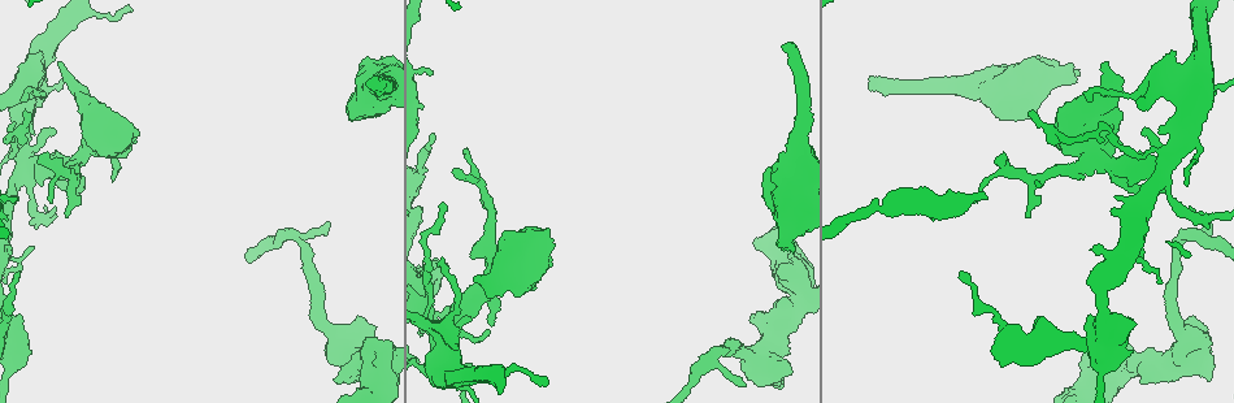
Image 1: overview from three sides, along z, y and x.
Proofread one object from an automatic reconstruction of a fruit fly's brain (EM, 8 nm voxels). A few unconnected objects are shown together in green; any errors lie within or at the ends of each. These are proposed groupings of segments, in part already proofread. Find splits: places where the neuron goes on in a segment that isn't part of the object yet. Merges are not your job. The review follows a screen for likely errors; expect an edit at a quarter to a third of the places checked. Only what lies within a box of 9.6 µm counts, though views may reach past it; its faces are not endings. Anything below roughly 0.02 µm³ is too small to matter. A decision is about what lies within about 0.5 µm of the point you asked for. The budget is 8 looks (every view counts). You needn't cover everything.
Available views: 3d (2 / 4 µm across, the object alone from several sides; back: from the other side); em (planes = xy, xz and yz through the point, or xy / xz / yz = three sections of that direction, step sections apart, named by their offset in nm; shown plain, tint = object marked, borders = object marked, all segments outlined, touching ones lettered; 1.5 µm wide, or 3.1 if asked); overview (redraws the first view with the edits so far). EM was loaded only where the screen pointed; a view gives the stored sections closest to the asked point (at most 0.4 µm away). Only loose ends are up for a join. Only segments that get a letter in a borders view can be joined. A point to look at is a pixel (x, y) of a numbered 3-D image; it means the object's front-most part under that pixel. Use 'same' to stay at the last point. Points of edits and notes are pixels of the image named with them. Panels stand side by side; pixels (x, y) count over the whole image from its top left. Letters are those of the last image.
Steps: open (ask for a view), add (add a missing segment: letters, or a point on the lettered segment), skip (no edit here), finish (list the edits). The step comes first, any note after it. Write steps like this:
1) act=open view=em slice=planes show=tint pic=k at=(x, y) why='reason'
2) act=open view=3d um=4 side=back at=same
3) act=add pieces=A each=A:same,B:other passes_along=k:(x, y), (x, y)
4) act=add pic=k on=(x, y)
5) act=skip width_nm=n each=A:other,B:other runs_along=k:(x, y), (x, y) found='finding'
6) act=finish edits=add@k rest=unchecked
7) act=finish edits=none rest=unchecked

act=open view=3d um=4 pic=1 at=(548, 229) why='free end'

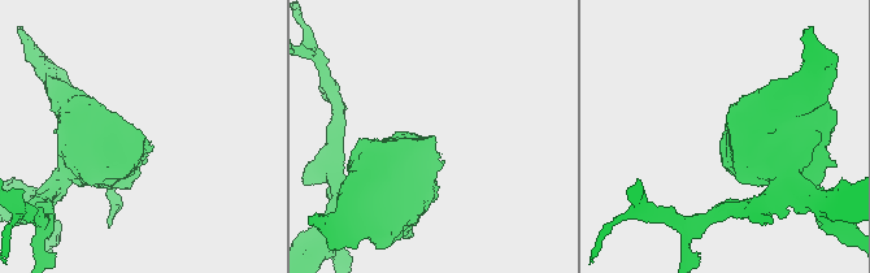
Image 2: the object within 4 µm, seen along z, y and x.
act=open view=em slice=planes show=borders pic=2 at=(142, 138)

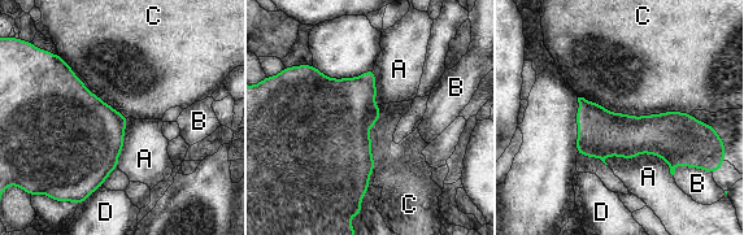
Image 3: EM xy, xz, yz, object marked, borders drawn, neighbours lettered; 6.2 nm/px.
act=skip each=A:other,B:other,C:other,D:other border=3:(579, 96), (634, 116), (690, 113) found='none of them fits'

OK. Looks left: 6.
act=open view=em slice=planes show=borders pic=1 at=(1211, 380) why='free end'

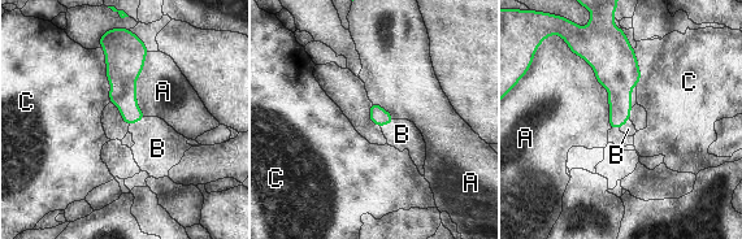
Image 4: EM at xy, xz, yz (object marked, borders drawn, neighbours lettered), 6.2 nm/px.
act=add pieces=B each=A:other,B:same,C:other passes_along=4:(122, 94), (137, 121), (157, 148) found='it goes on there'

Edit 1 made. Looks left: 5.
act=open view=em slice=planes show=borders pic=1 at=(1076, 71) why='thick end'

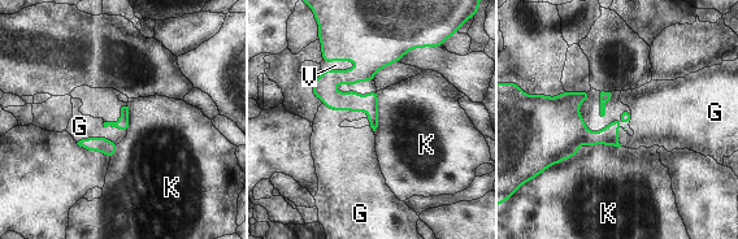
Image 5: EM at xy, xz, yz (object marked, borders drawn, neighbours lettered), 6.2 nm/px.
act=add pieces=G each=G:same,K:other,V:other found='the neuron continues'

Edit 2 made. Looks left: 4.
act=finish edits=add@4,add@5 rest=unchecked

